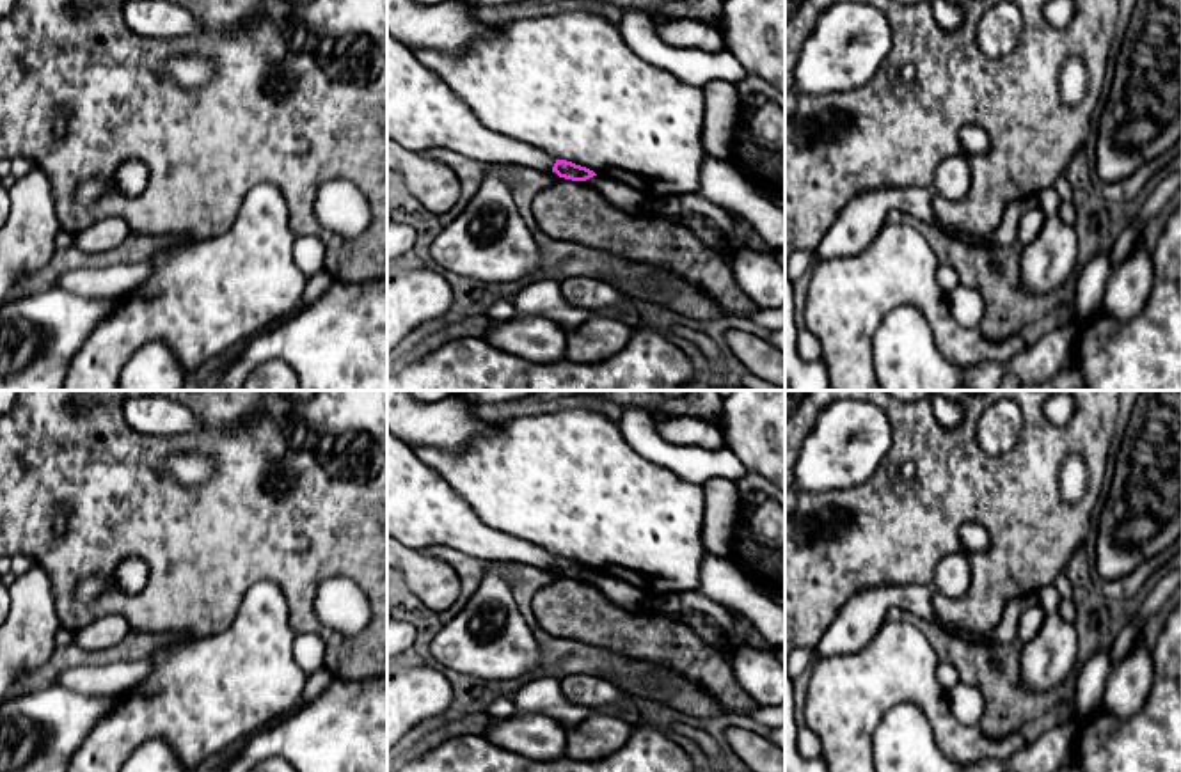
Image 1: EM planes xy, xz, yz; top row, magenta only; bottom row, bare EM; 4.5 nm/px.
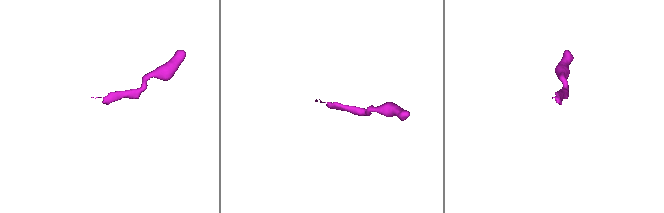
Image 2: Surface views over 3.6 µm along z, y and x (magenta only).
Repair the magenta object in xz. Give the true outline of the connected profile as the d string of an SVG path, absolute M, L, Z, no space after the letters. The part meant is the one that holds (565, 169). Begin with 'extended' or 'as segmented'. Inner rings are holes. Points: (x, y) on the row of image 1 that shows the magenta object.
extended | M387 32L387 138L410 151L444 147L487 165L504 163L552 170L559 177L586 181L597 176L593 170L567 160L556 160L549 153L499 135L485 128L469 105L455 94L437 73L423 66L408 46Z

